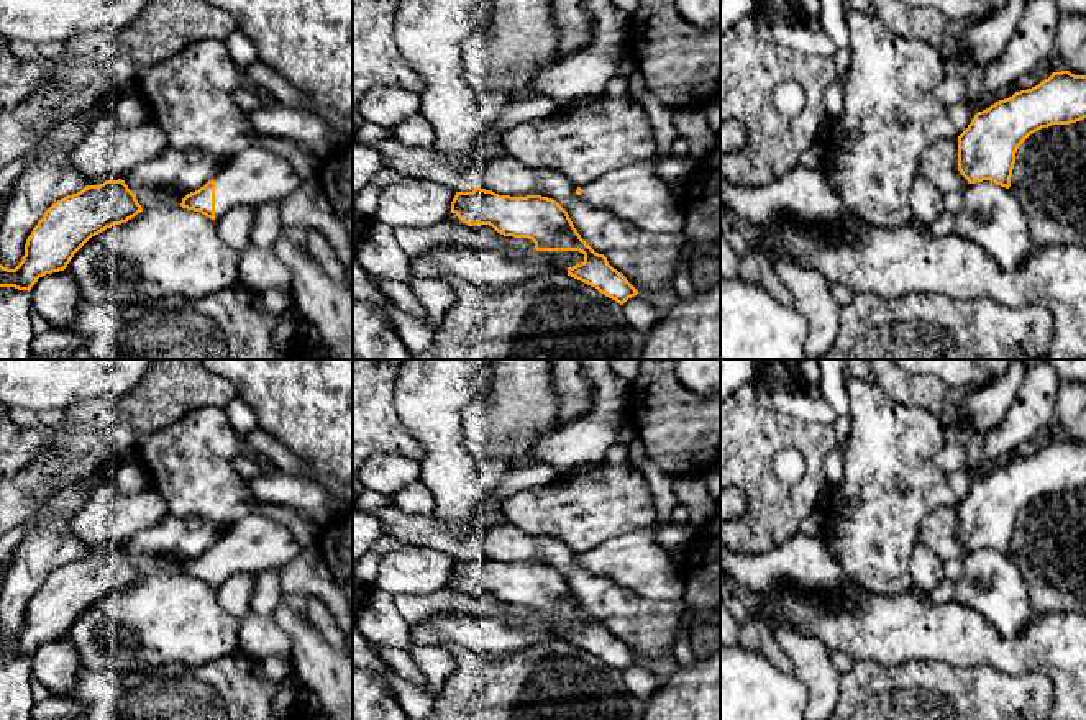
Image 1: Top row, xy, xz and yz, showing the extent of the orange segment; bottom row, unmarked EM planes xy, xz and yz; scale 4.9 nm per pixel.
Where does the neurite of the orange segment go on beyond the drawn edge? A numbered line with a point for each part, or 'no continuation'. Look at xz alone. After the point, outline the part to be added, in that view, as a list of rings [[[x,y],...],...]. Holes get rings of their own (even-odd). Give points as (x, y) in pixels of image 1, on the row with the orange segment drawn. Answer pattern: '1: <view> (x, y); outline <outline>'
1: xz (635, 194); outline [[[655,154],[582,185],[577,198],[589,207],[607,210],[645,231],[681,233],[684,213],[669,184],[655,172],[661,161]]]

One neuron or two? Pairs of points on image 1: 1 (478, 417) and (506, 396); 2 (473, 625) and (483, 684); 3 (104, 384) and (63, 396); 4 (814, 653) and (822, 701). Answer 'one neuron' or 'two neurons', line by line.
1: one neuron
2: two neurons
3: one neuron
4: one neuron

